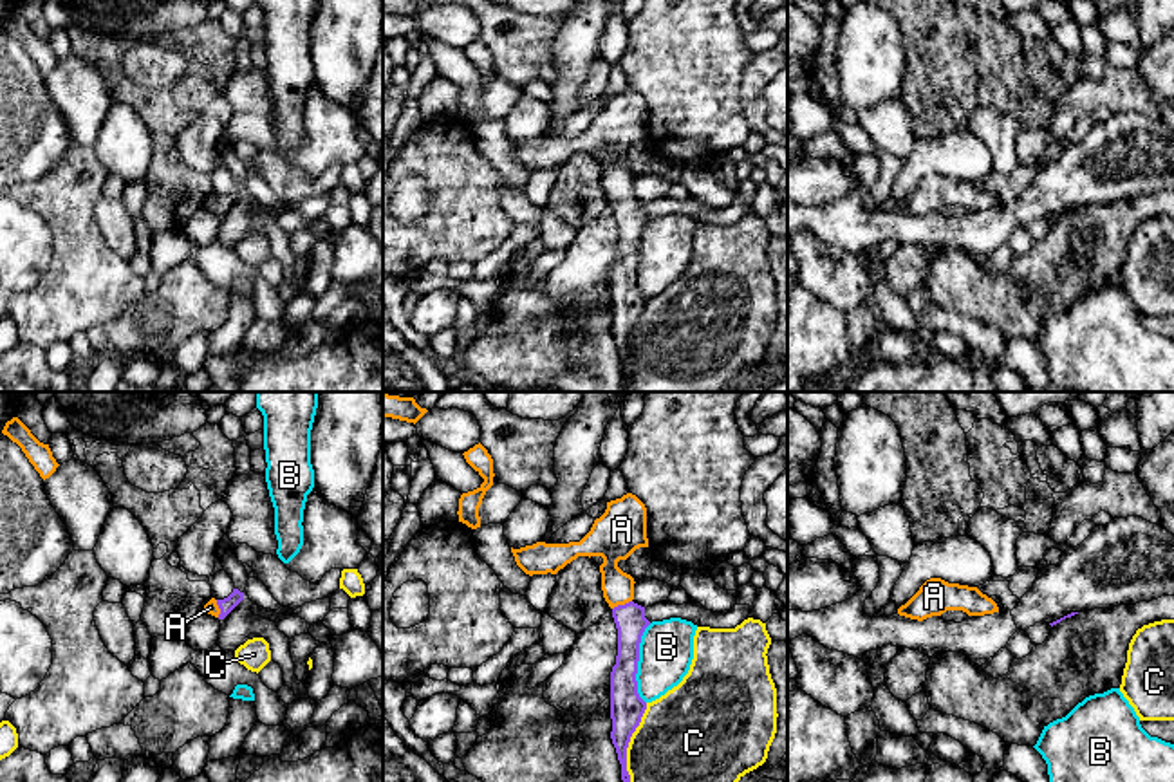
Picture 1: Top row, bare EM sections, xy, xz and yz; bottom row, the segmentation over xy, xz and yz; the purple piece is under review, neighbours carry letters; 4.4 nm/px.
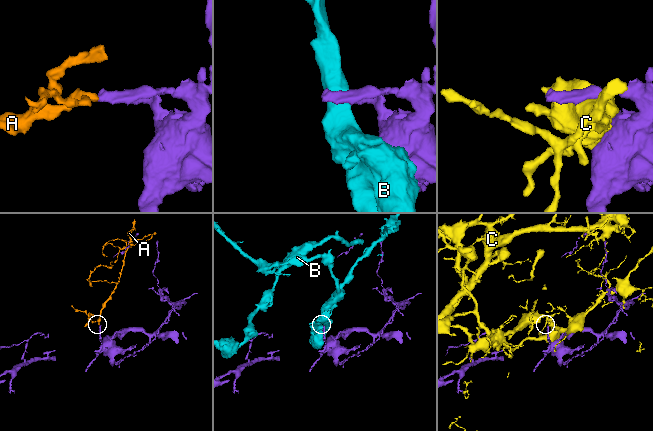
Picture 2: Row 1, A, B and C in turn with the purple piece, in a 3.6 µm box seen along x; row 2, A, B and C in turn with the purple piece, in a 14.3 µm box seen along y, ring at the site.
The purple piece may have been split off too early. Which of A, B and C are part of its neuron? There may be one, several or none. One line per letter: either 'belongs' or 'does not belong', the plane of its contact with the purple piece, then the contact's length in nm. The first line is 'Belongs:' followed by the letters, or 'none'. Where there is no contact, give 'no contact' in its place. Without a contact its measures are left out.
Belongs: A
A: belongs | xz | 100 nm
B: does not belong | xz | 360 nm
C: does not belong | xz | 400 nm

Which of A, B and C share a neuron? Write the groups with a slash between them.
A / B / C

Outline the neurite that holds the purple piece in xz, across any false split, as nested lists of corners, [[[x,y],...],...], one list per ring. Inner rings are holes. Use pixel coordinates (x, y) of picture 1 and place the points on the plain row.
[[[632,88],[607,98],[605,108],[580,137],[511,143],[517,161],[529,172],[556,170],[578,152],[603,154],[601,186],[618,224],[618,251],[610,267],[610,334],[621,359],[623,385],[630,381],[627,343],[647,305],[647,298],[638,289],[636,269],[641,231],[650,217],[645,213],[645,202],[632,197],[634,173],[623,168],[618,157],[627,155],[639,143],[648,143],[647,103]]]

